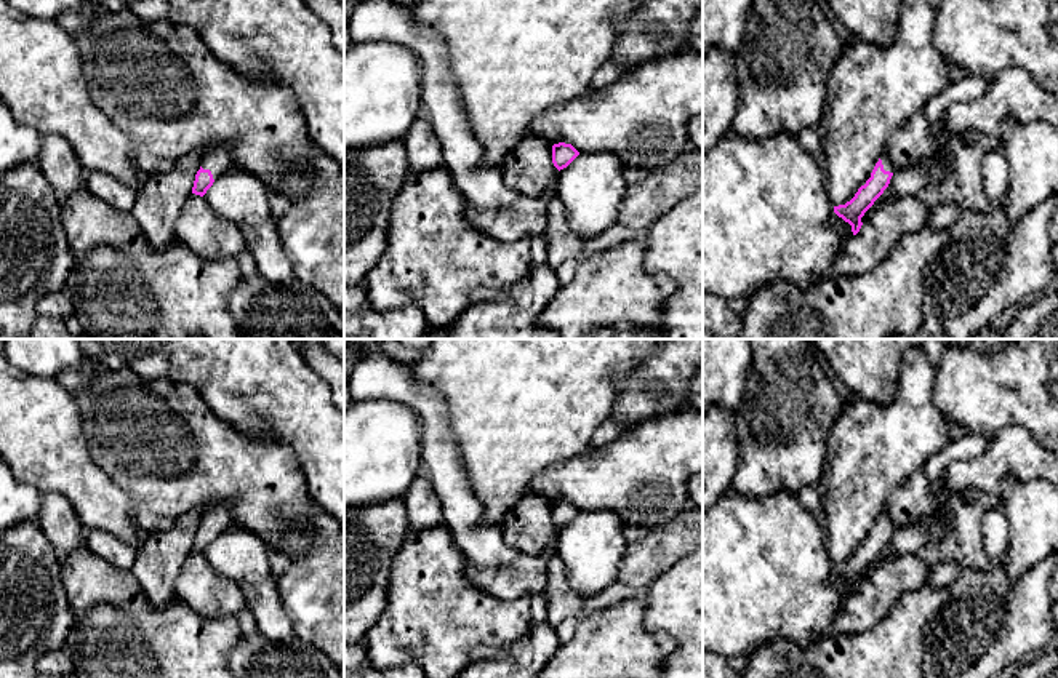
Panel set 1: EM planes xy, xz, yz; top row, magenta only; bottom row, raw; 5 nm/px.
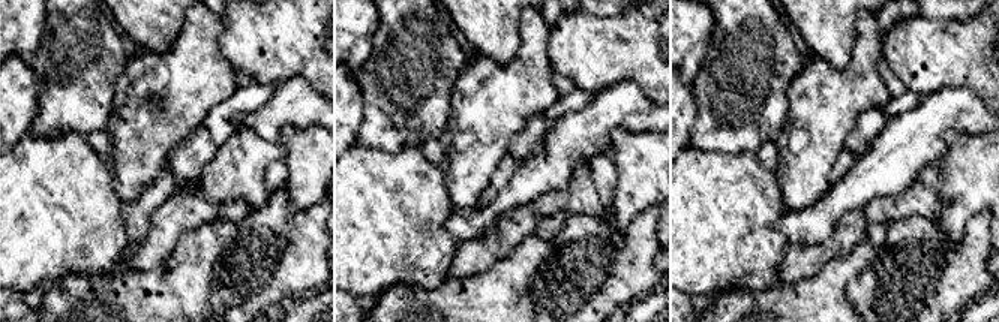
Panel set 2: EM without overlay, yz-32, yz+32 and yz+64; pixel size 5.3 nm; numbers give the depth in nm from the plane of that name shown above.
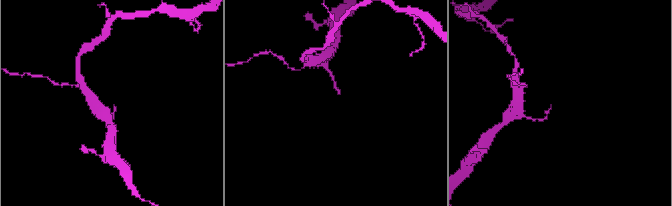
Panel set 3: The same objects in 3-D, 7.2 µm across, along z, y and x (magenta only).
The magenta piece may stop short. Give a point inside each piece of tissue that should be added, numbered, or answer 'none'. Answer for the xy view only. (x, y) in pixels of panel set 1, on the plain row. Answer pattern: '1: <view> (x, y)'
1: xy (220, 518)

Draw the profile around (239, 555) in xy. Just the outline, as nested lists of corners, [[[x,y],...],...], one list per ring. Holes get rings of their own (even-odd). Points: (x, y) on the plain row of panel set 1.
[[[230,524],[214,537],[203,556],[219,576],[235,584],[259,584],[271,577],[267,552],[256,534]]]

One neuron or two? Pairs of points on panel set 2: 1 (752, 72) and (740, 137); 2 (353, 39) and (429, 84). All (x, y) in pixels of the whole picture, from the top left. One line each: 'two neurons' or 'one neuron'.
1: one neuron
2: two neurons

